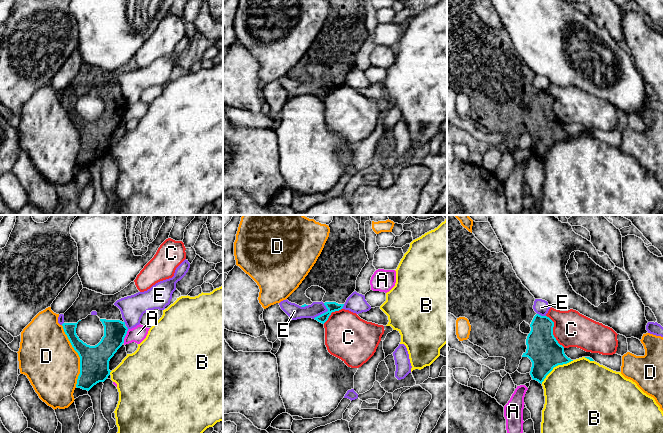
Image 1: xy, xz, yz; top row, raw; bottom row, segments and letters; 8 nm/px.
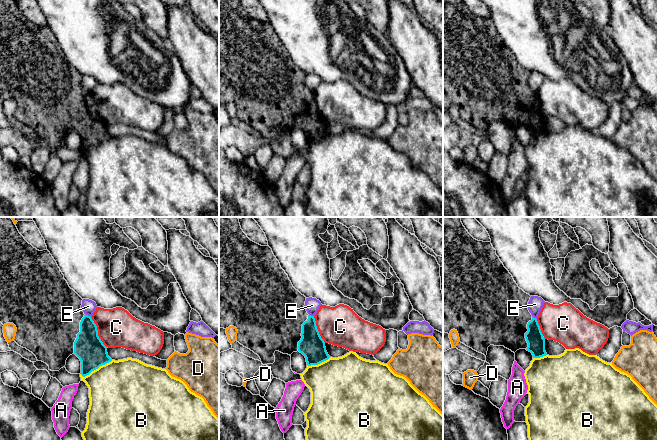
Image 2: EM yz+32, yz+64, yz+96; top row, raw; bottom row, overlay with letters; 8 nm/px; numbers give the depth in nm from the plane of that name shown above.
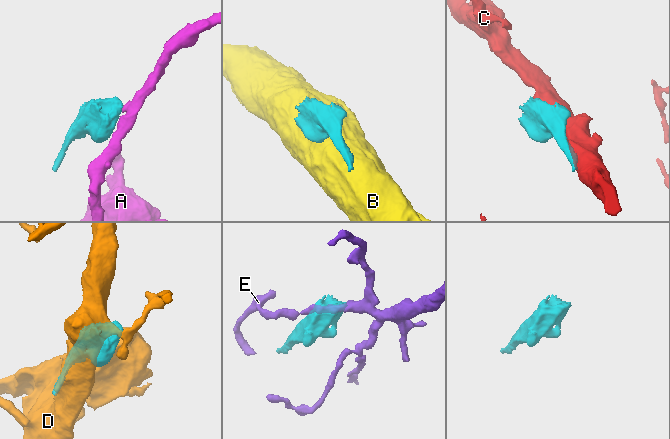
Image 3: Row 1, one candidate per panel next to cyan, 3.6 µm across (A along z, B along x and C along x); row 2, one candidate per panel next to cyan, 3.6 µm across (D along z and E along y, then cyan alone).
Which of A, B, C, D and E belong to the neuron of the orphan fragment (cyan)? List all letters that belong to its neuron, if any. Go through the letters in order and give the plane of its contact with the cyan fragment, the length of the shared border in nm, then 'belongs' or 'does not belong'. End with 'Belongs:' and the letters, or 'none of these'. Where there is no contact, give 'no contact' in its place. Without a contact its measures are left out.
A: xy | 120 nm | does not belong
B: yz | 320 nm | does not belong
C: yz | 300 nm | does not belong
D: xy | 500 nm | does not belong
E: xz | 160 nm | does not belong
Belongs: none of these

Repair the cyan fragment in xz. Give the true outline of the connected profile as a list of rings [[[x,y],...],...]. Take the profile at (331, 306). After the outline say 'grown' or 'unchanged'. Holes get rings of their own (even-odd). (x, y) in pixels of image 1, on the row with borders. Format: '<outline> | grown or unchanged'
[[[333,215],[333,220],[328,226],[329,237],[320,256],[299,287],[287,298],[289,302],[305,307],[313,303],[306,296],[306,290],[311,286],[323,288],[326,293],[322,302],[328,311],[314,318],[322,324],[332,312],[341,310],[347,298],[355,292],[357,277],[368,259],[365,243],[360,239],[359,224],[354,218],[350,215]]] | grown

